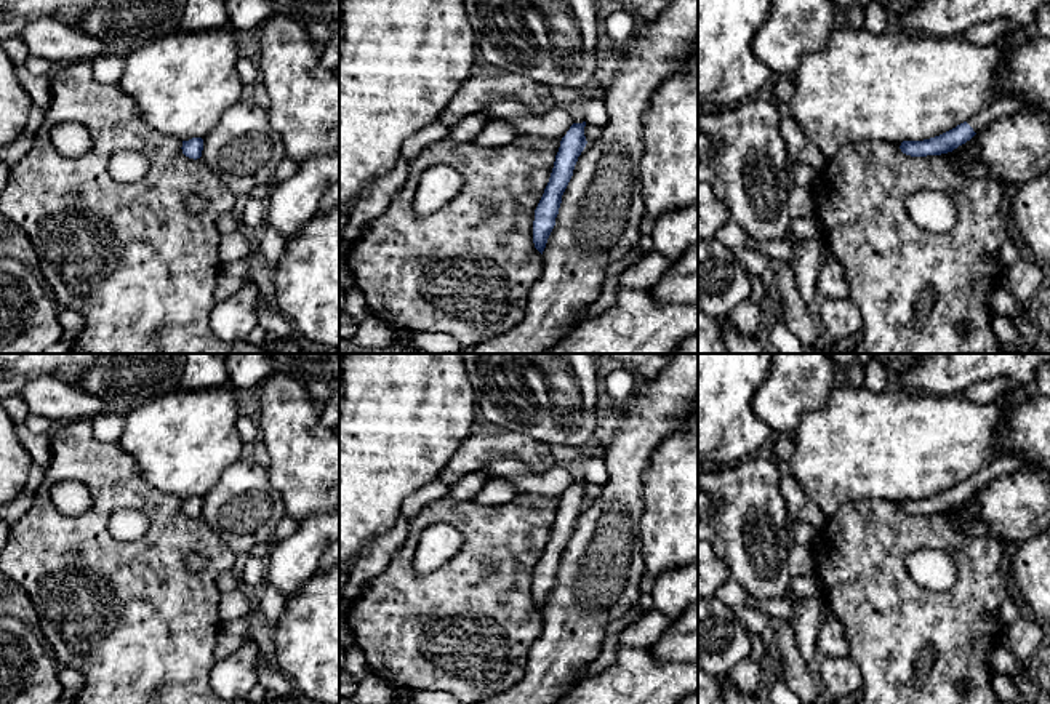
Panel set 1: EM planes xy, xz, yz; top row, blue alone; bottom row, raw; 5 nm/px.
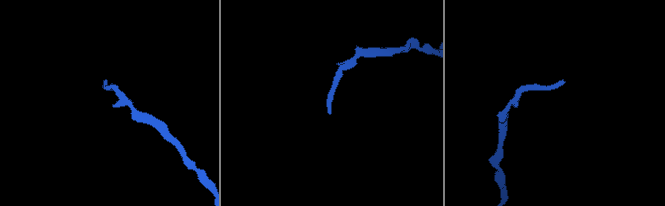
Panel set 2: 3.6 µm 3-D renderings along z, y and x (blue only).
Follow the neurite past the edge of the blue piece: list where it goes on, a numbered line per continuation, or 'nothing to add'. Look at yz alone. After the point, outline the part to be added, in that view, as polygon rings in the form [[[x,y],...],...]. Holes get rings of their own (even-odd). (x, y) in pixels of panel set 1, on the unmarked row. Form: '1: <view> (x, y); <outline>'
1: yz (1010, 463); [[[1018,453],[1002,454],[996,458],[989,466],[970,475],[967,482],[973,486],[975,491],[980,491],[1000,475],[1016,472],[1021,469],[1021,464],[1023,458]]]

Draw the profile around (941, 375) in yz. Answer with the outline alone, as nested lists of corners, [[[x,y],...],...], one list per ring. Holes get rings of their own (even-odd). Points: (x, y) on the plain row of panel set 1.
[[[927,354],[903,373],[882,360],[892,387],[940,397],[959,395],[981,381],[1012,378],[1032,387],[1037,371],[1050,362],[1050,354]]]

